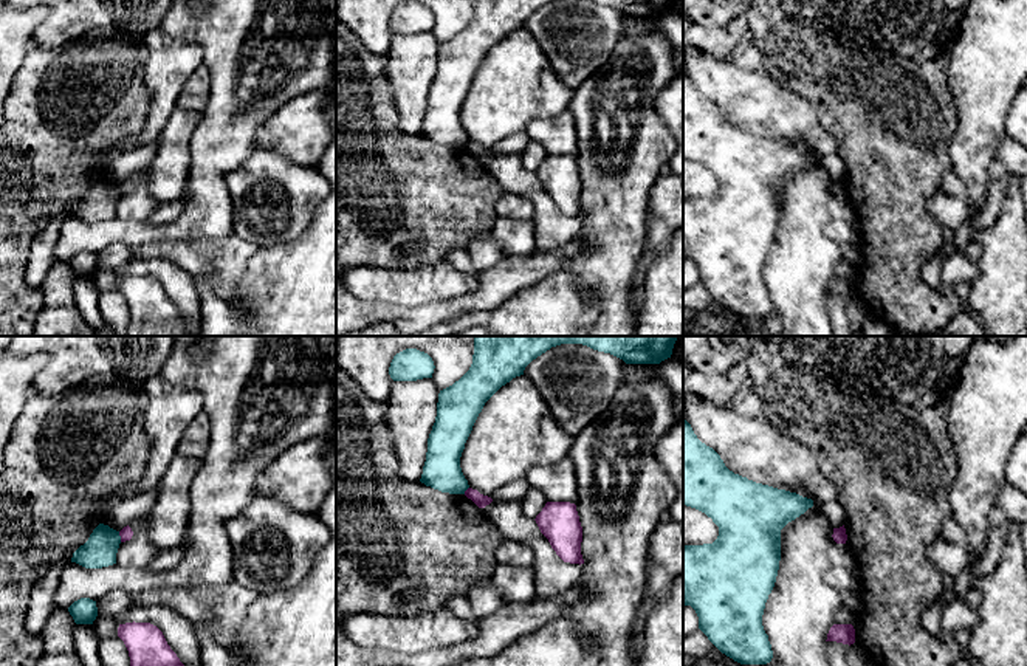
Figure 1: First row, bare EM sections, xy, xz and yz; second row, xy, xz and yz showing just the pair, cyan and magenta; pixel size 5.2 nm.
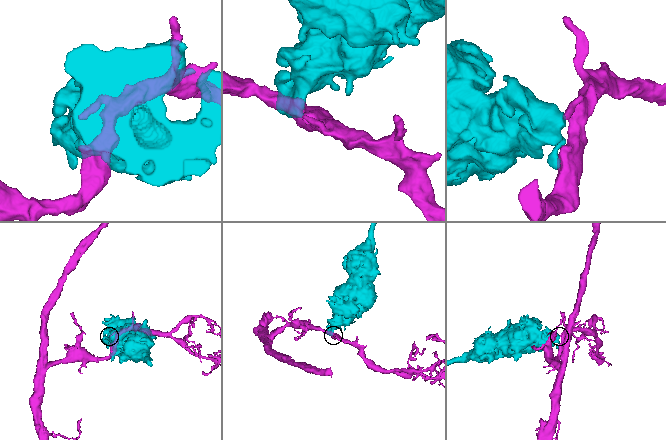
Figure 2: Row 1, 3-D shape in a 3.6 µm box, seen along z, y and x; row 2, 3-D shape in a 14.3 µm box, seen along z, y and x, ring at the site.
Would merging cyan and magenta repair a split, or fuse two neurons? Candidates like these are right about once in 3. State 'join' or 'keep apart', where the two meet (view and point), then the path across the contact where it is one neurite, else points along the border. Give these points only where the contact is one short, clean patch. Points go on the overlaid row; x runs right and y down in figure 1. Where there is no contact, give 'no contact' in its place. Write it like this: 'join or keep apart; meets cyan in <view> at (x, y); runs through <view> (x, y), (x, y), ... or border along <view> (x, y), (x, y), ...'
keep apart; meets cyan in xy at (120, 536); border along xy (118, 532), (121, 541)

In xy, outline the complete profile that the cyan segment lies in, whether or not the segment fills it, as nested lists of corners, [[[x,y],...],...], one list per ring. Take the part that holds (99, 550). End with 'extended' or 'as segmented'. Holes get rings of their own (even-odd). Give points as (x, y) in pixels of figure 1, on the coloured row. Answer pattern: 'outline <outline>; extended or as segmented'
outline [[[99,524],[88,541],[81,545],[71,558],[85,568],[102,568],[116,564],[116,553],[121,544],[119,531]]]; as segmented

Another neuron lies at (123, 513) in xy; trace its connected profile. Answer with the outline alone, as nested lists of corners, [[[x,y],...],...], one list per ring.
[[[158,486],[118,502],[108,513],[105,513],[107,525],[121,531],[132,520],[152,513],[156,497]]]

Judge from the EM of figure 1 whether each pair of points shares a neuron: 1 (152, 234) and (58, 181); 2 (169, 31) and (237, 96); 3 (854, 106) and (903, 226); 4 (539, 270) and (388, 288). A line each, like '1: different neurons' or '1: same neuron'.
1: different neurons
2: same neuron
3: same neuron
4: different neurons

